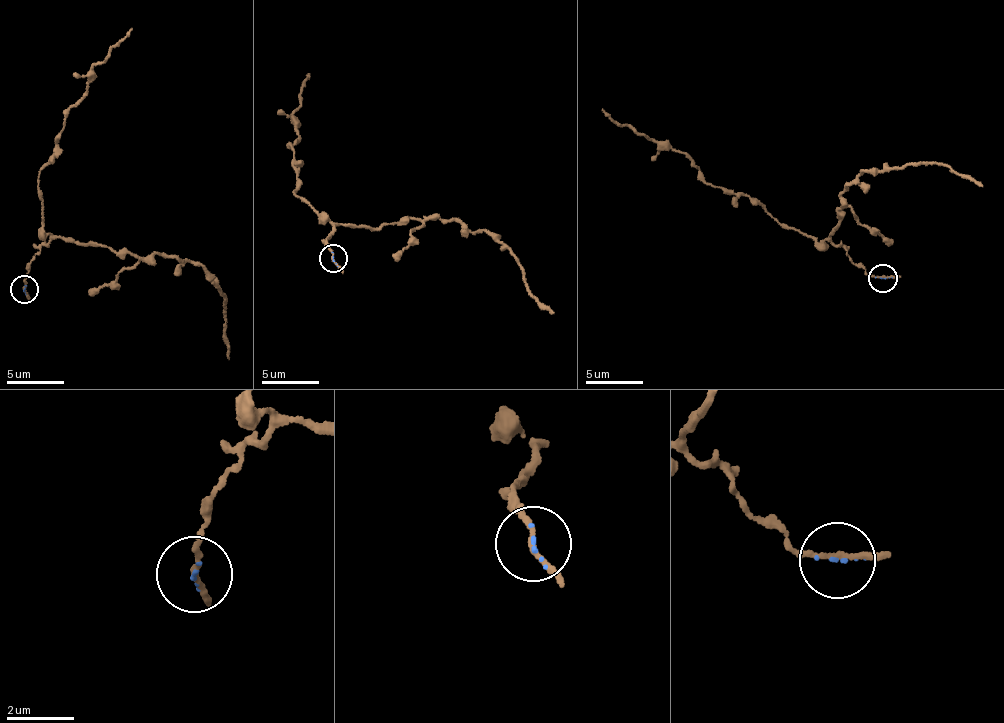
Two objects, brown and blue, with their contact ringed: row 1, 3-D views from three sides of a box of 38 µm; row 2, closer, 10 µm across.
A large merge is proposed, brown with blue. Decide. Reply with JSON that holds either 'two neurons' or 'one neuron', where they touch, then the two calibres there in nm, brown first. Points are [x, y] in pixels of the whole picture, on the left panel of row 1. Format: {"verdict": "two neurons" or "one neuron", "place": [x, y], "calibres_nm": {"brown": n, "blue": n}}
{"verdict": "one neuron", "place": [24, 289], "calibres_nm": {"brown": 150, "blue": 70}}

